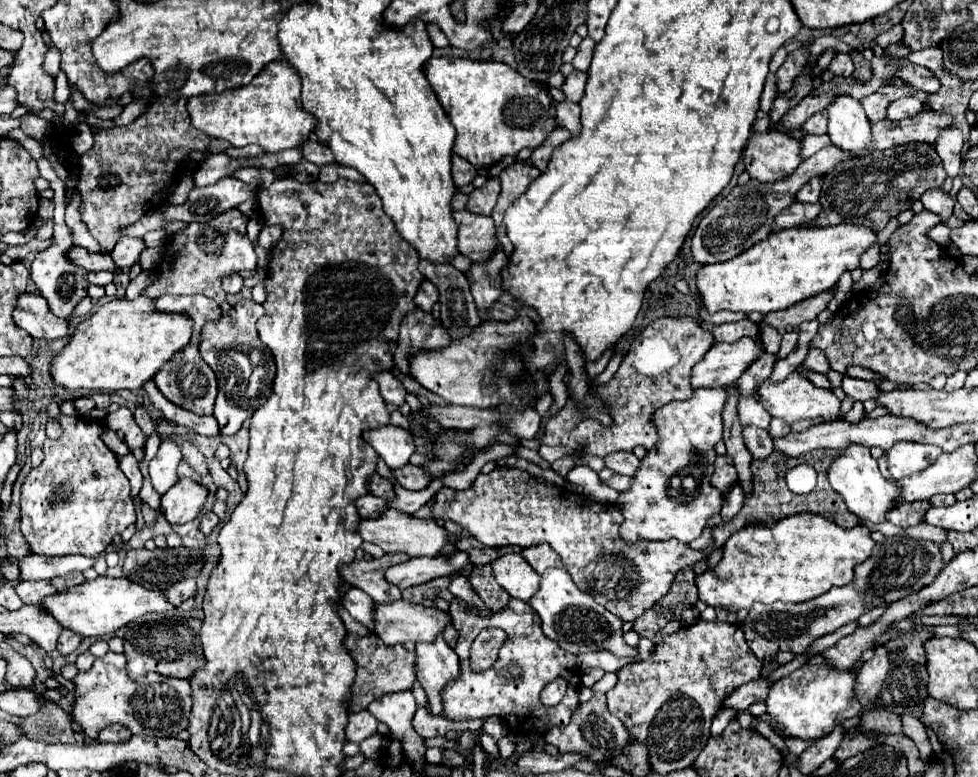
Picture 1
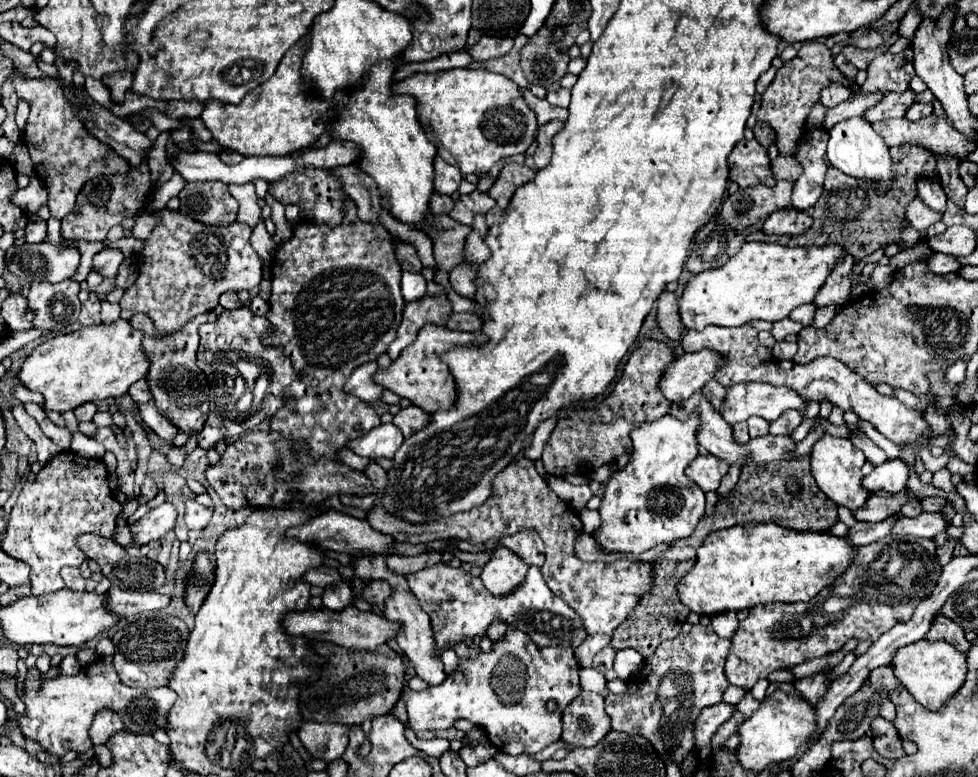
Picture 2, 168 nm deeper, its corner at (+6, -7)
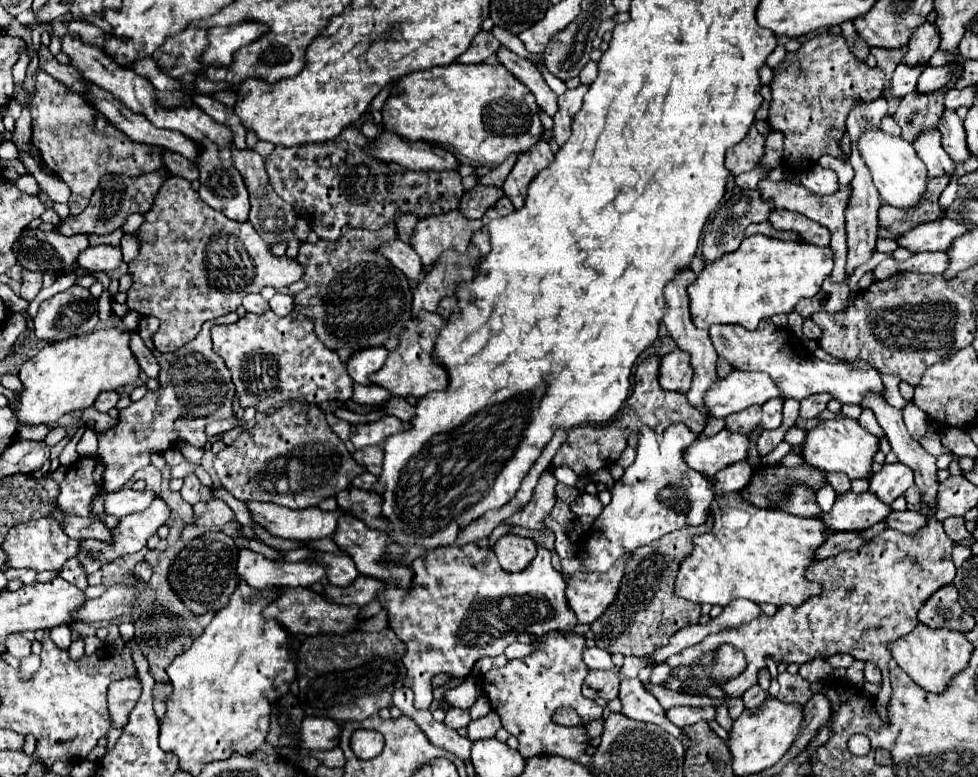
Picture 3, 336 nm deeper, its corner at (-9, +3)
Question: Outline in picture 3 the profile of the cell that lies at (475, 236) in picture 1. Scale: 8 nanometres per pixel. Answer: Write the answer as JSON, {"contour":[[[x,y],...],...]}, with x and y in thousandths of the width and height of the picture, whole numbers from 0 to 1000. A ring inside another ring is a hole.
{"contour":[[[463,270],[449,281],[430,281],[418,311],[433,342],[443,342],[451,324],[459,319],[475,324],[488,293],[492,293],[492,283],[478,283],[469,270]]]}

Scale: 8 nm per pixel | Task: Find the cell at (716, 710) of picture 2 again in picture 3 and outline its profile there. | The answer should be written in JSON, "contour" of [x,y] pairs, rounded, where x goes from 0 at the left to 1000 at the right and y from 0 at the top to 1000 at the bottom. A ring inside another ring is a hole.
{"contour":[[[688,909],[684,914],[680,914],[680,921],[694,937],[711,932],[715,927],[725,929],[727,924],[731,924],[731,911],[729,909],[719,909],[719,911],[707,911],[707,909]]]}

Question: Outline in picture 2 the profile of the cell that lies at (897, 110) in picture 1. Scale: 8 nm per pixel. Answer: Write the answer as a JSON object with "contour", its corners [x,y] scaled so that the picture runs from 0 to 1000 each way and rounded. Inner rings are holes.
{"contour":[[[937,131],[937,134],[933,134],[933,136],[930,136],[928,142],[926,142],[924,152],[933,154],[933,157],[939,157],[939,154],[947,152],[949,147],[953,147],[953,134],[945,134],[945,131]]]}

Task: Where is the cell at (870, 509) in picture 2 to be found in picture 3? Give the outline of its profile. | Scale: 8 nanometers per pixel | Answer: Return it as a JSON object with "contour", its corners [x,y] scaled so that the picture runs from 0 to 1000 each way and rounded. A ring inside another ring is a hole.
{"contour":[[[868,631],[856,638],[850,659],[839,662],[839,672],[850,685],[880,685],[901,672],[909,659],[911,654],[903,651],[895,636],[874,636]]]}

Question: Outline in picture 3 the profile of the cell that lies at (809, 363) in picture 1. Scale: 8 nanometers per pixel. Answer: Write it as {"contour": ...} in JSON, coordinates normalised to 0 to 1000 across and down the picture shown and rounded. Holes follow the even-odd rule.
{"contour":[[[782,409],[774,425],[762,425],[760,420],[727,420],[725,435],[737,461],[741,461],[752,476],[778,476],[788,484],[804,514],[821,515],[829,507],[848,505],[862,520],[880,520],[882,507],[899,505],[903,507],[903,492],[887,466],[874,466],[876,476],[870,476],[870,468],[850,468],[842,466],[827,456],[821,445],[811,448],[813,438],[805,425],[794,422],[786,409]]]}

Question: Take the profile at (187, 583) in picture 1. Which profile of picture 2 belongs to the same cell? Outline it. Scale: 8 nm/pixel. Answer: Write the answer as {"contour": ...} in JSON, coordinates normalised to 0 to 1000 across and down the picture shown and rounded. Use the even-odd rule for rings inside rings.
{"contour":[[[115,754],[108,762],[110,780],[123,793],[123,795],[135,795],[139,790],[155,788],[155,785],[168,785],[174,777],[174,767],[164,762],[133,762],[123,759]]]}

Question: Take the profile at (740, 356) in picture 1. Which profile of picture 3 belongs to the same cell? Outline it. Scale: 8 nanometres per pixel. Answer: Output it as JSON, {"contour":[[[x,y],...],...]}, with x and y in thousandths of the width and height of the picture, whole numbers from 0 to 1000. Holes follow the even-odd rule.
{"contour":[[[692,448],[676,461],[674,494],[678,497],[678,502],[700,507],[707,499],[707,486],[709,486],[709,476],[707,476],[702,453]]]}

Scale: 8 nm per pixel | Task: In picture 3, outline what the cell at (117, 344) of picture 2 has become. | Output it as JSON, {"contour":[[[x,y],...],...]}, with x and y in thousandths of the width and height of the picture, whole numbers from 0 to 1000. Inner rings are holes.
{"contour":[[[107,422],[107,425],[97,425],[93,430],[87,430],[87,432],[77,432],[77,435],[64,438],[64,440],[48,443],[36,461],[28,463],[19,476],[19,489],[24,492],[21,507],[15,505],[15,512],[19,520],[15,525],[15,533],[17,533],[19,543],[26,548],[54,546],[71,530],[83,530],[83,528],[91,525],[97,517],[99,507],[103,507],[107,502],[122,502],[124,497],[138,492],[142,486],[144,474],[132,448],[132,435],[134,435],[134,430],[130,430],[130,427],[124,427],[120,422]]]}

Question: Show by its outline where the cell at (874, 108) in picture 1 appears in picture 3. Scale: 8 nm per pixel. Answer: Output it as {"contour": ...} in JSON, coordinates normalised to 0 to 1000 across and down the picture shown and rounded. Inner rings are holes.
{"contour":[[[948,85],[946,93],[942,95],[940,106],[938,106],[938,118],[942,121],[950,121],[950,118],[956,118],[964,111],[970,108],[970,103],[974,103],[976,95],[972,93],[970,85],[962,85],[962,88],[952,88]]]}

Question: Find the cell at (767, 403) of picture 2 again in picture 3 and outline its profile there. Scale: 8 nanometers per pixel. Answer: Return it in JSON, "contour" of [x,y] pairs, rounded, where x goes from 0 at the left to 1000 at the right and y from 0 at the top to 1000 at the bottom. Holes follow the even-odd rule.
{"contour":[[[749,476],[743,486],[735,486],[721,507],[719,520],[725,535],[741,538],[770,520],[780,520],[786,512],[801,512],[784,481]]]}

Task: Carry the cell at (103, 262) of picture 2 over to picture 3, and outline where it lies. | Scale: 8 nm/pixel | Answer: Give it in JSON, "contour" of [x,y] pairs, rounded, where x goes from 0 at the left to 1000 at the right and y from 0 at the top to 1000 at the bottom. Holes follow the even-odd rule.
{"contour":[[[91,317],[79,329],[79,342],[93,350],[113,350],[122,345],[126,329],[120,317]]]}

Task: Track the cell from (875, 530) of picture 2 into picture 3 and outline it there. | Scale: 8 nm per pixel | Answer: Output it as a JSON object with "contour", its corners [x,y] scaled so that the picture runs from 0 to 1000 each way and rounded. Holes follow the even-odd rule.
{"contour":[[[856,685],[856,687],[850,687],[846,692],[846,698],[842,698],[842,703],[837,703],[833,708],[833,721],[856,716],[856,713],[860,713],[864,708],[874,708],[880,700],[884,700],[882,692],[880,692],[880,685]]]}

